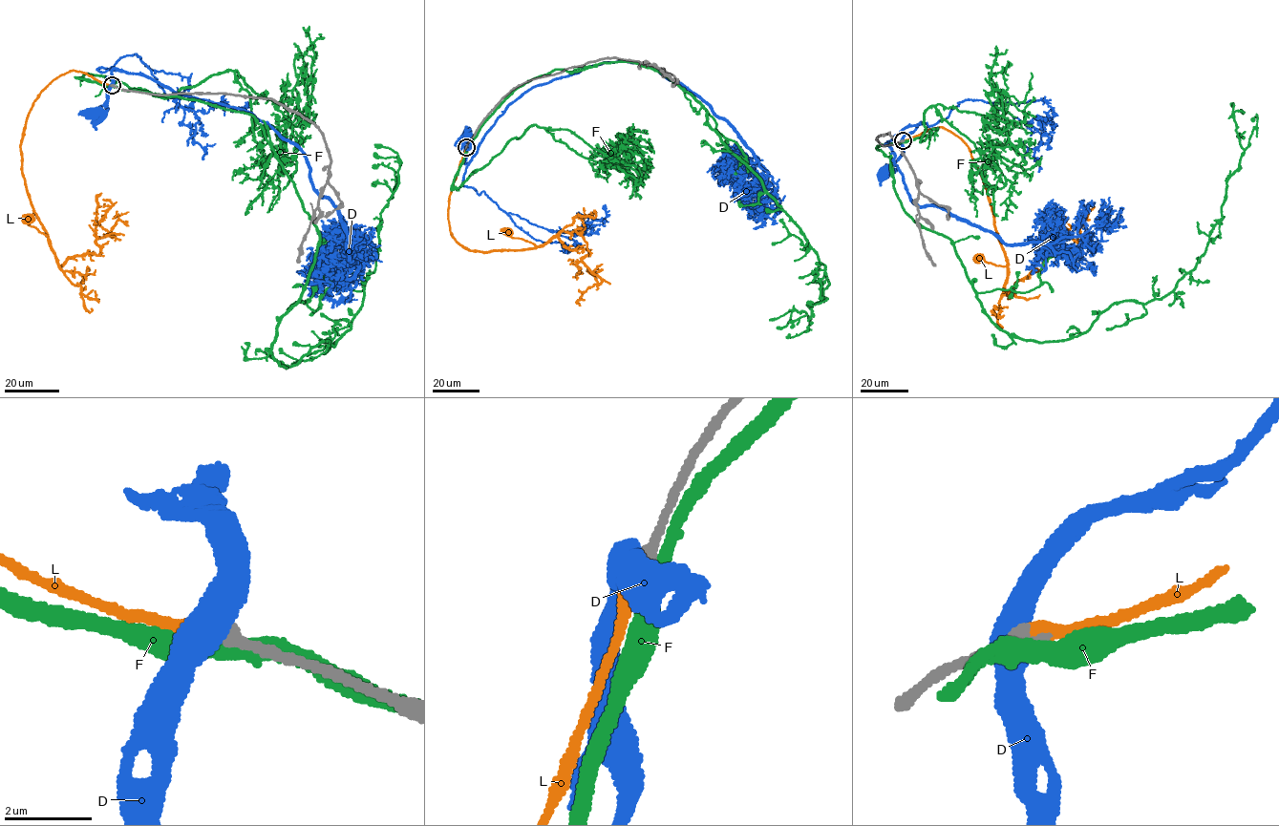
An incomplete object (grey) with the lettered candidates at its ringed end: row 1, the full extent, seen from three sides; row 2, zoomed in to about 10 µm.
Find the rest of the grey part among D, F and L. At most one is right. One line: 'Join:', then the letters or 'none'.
Join: L

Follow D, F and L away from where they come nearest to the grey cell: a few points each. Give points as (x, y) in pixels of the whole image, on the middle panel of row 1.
D: (466, 146), (470, 147), (471, 142), (467, 133)
F: (467, 146), (555, 69), (632, 61), (666, 75), (824, 264), (810, 319), (793, 310), (777, 328)
L: (466, 147), (449, 196), (451, 233), (471, 250), (535, 247), (507, 232)

